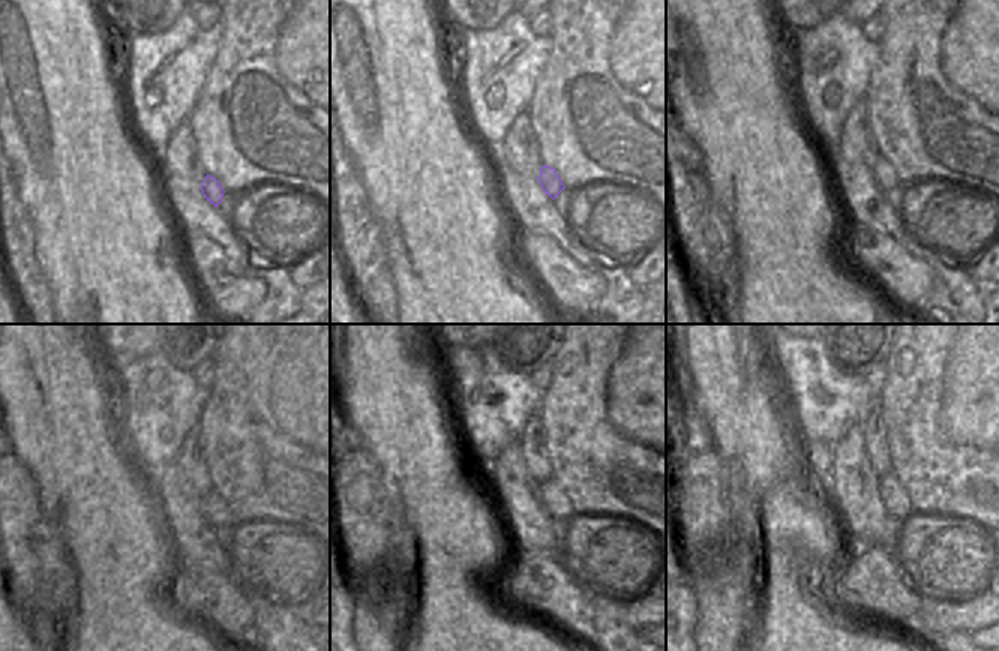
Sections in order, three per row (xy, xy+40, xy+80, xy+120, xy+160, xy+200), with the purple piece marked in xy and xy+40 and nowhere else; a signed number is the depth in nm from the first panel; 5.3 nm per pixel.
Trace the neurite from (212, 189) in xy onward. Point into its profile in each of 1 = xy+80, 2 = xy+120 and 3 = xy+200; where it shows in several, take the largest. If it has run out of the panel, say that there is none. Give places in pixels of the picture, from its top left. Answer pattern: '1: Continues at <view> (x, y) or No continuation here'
1: Continues at xy+80 (887, 179)
2: Continues at xy+120 (213, 507)
3: Continues at xy+200 (894, 498)

